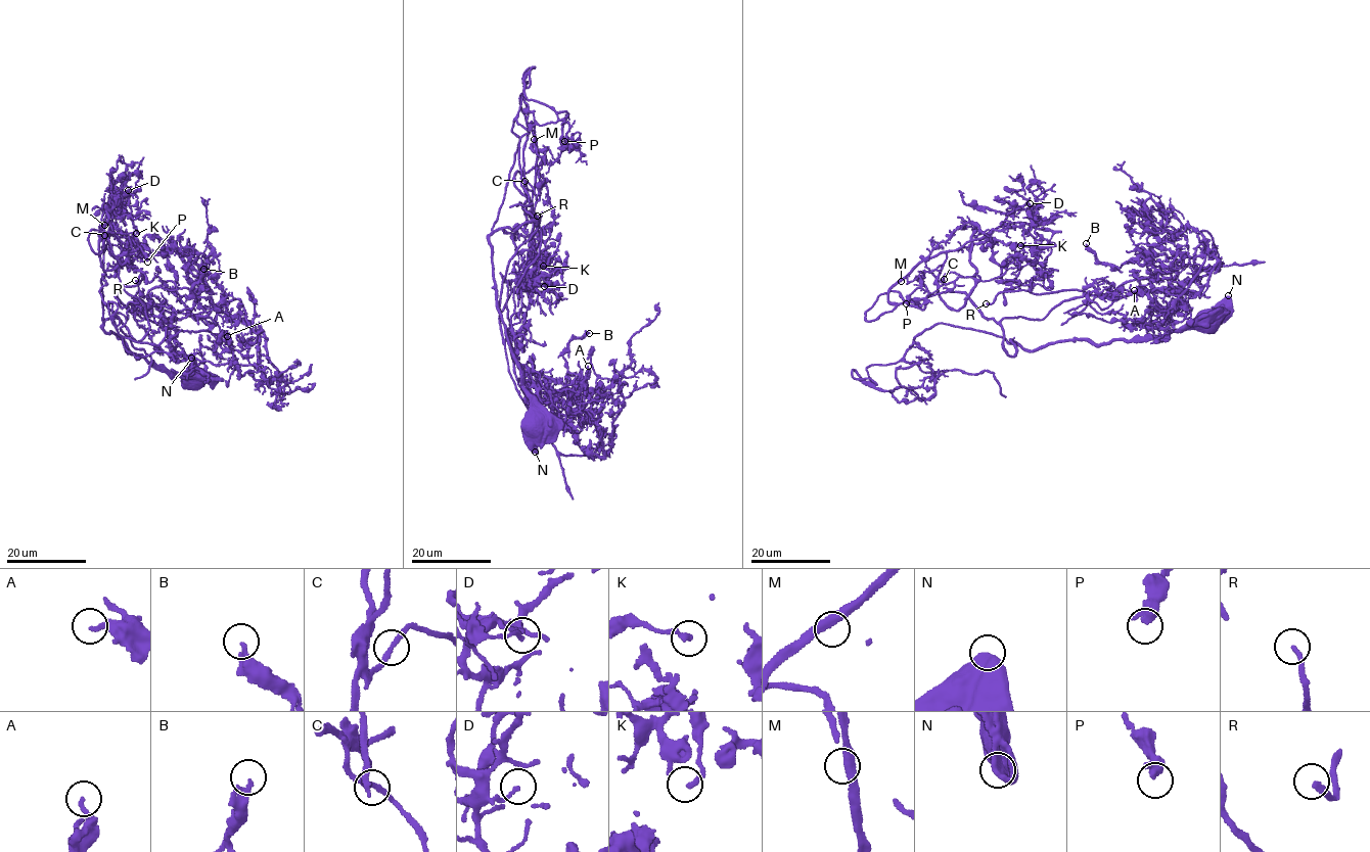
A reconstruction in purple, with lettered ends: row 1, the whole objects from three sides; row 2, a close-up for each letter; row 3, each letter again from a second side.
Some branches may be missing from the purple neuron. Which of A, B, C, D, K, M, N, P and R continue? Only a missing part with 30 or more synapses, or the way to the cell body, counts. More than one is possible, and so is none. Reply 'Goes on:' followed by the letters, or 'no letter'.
Goes on: no letter

